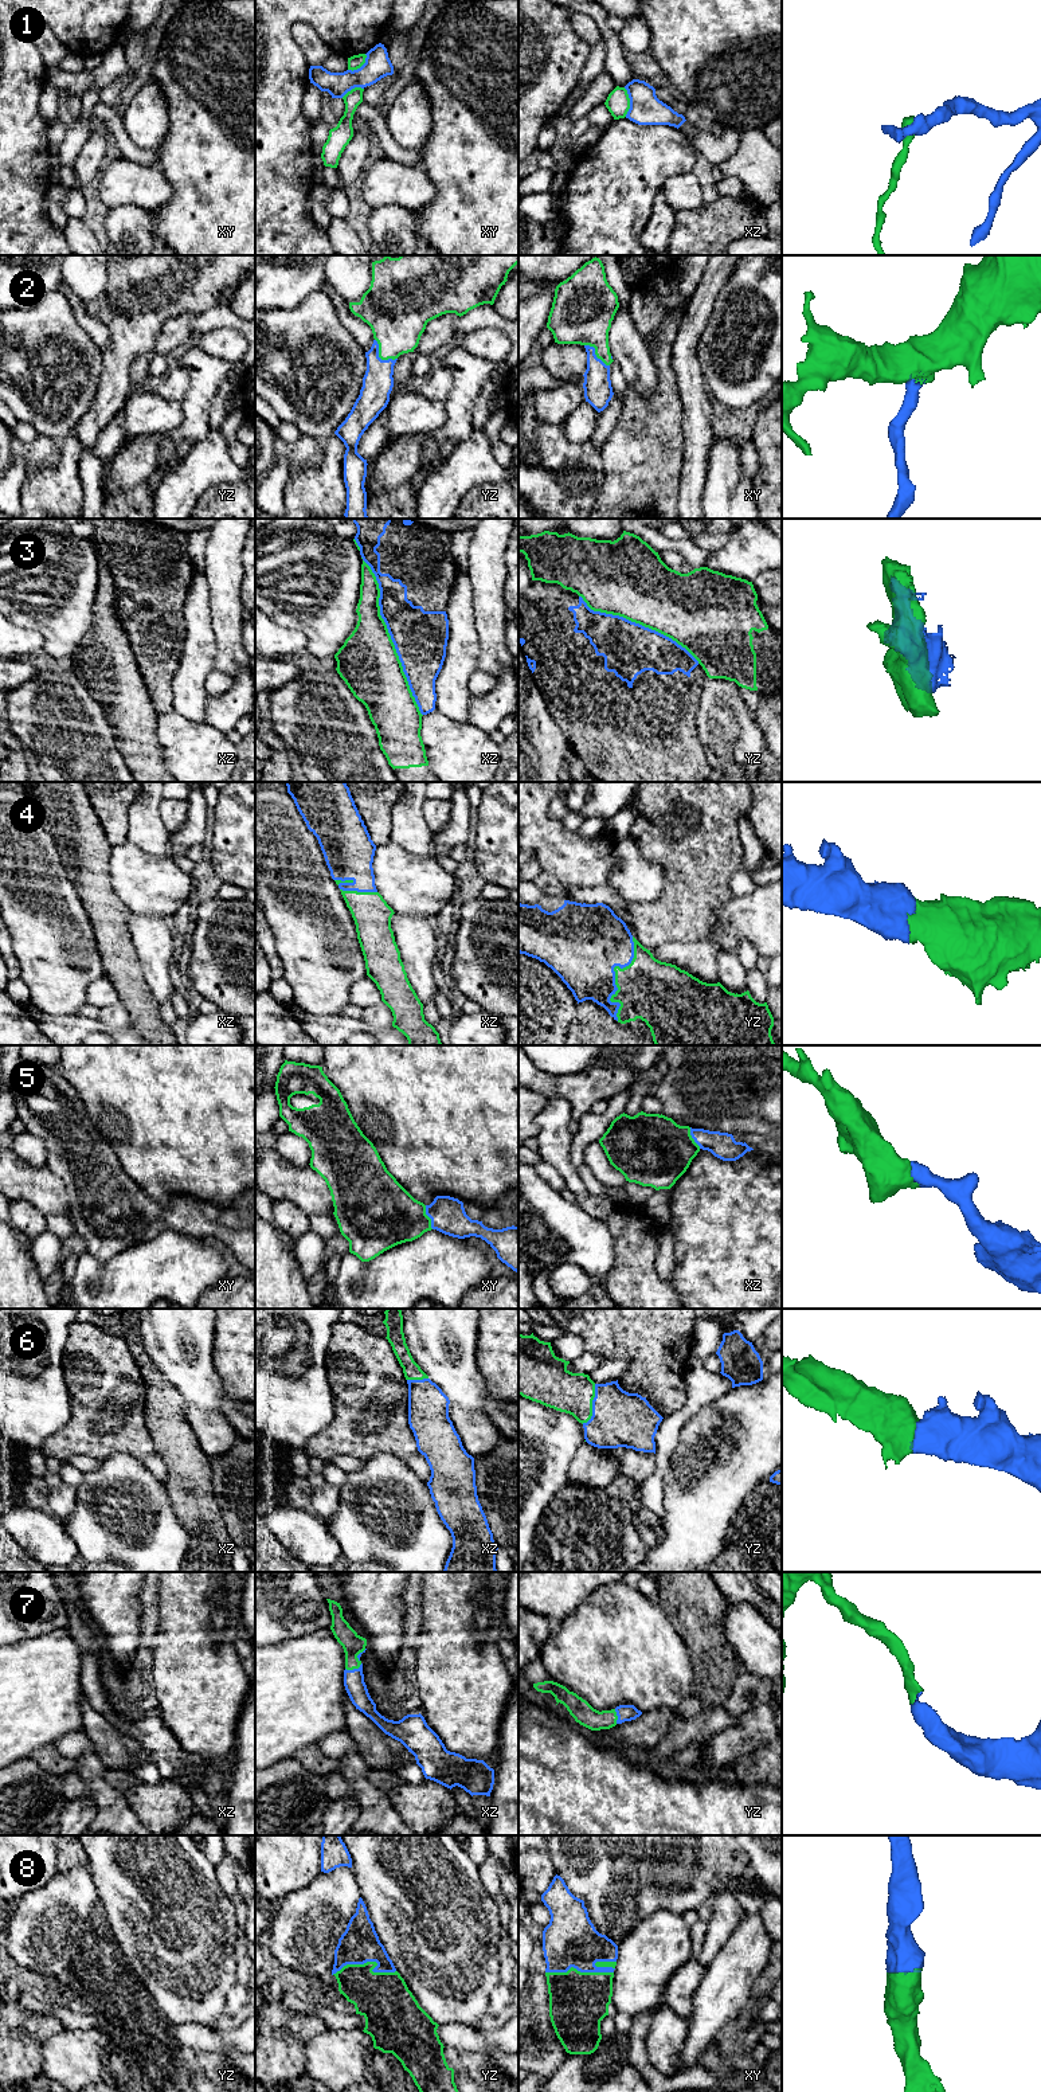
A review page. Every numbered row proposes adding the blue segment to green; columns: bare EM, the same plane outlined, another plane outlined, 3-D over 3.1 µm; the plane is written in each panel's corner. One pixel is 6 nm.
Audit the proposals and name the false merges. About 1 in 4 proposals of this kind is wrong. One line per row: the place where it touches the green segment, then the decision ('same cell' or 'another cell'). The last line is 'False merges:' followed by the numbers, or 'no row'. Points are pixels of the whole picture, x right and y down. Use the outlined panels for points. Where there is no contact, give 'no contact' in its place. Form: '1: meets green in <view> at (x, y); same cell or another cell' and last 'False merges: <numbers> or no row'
1: meets green in xz at (629, 102); another cell
2: meets green in yz at (379, 356); same cell
3: meets green in xz at (390, 636); another cell
4: meets green in yz at (615, 976); same cell
5: meets green in xy at (429, 1217); same cell
6: meets green in yz at (591, 1406); same cell
7: meets green in xz at (353, 1668); same cell
8: meets green in yz at (368, 1962); same cell
False merges: 1, 3

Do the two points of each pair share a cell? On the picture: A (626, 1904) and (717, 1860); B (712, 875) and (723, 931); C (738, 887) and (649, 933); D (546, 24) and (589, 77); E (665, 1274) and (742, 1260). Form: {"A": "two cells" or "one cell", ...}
{"A": "two cells", "B": "two cells", "C": "two cells", "D": "two cells", "E": "two cells"}

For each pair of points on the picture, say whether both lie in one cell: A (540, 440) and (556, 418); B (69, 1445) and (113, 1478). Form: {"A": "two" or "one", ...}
{"A": "two", "B": "two"}

